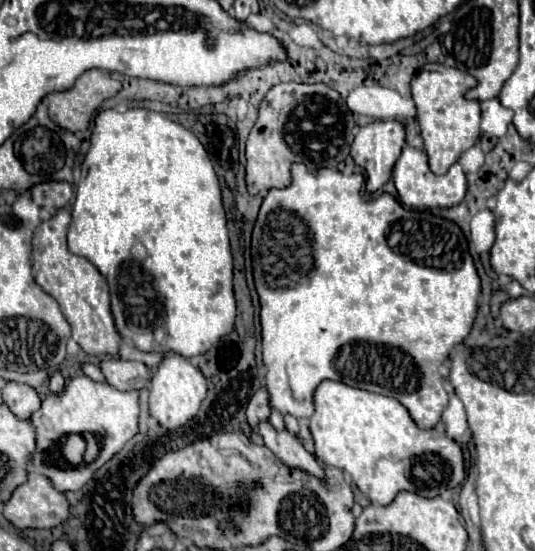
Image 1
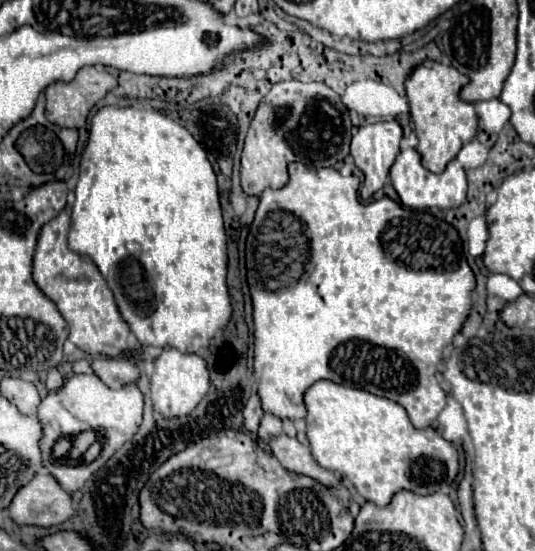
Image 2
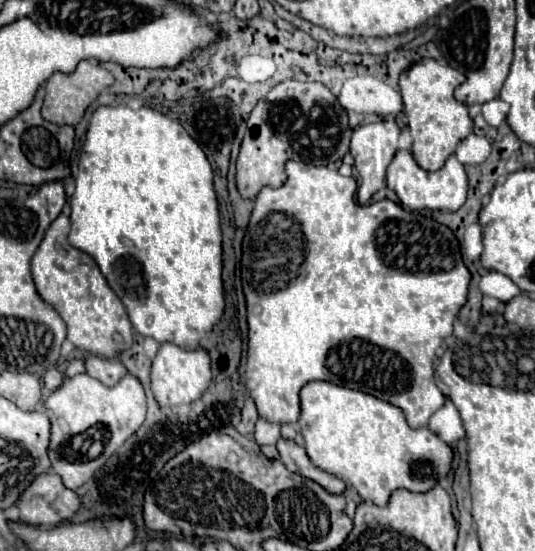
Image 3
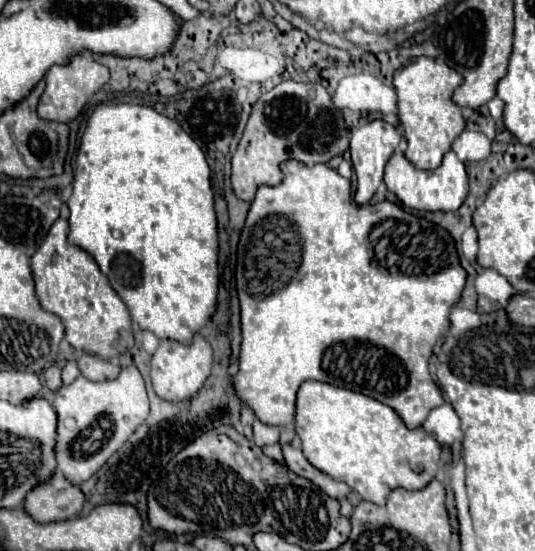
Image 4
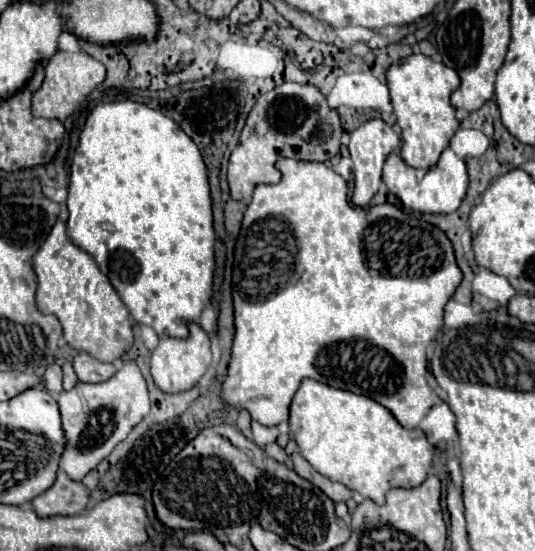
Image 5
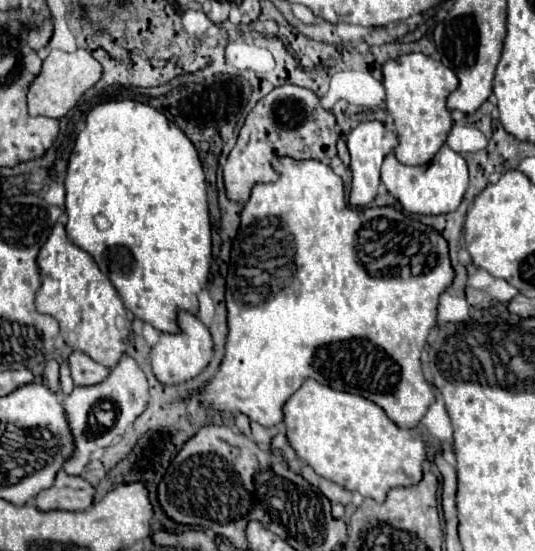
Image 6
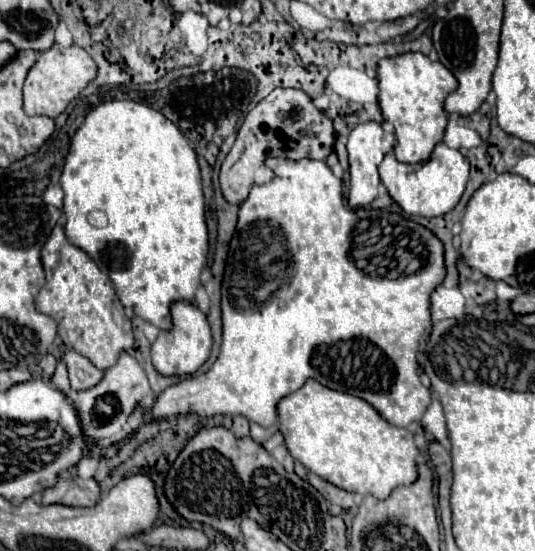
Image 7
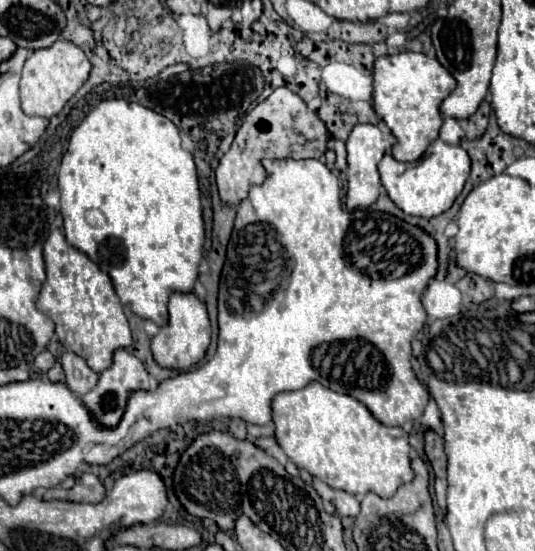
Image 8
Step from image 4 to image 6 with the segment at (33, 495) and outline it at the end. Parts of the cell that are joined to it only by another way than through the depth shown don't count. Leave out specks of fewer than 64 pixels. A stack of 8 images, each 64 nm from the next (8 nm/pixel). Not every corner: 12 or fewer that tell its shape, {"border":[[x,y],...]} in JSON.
{"border":[[60,470],[54,486],[36,496],[42,512],[90,508],[94,488]]}

